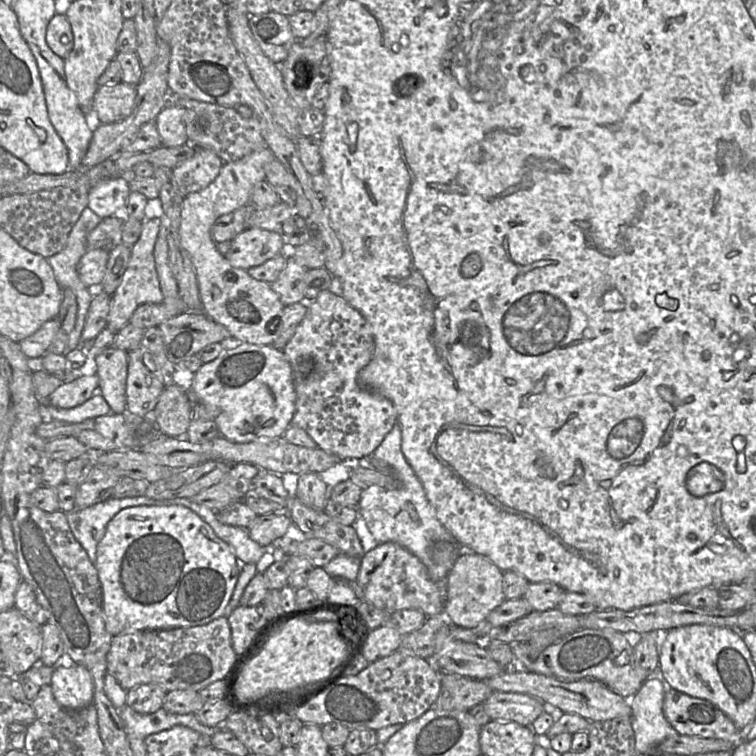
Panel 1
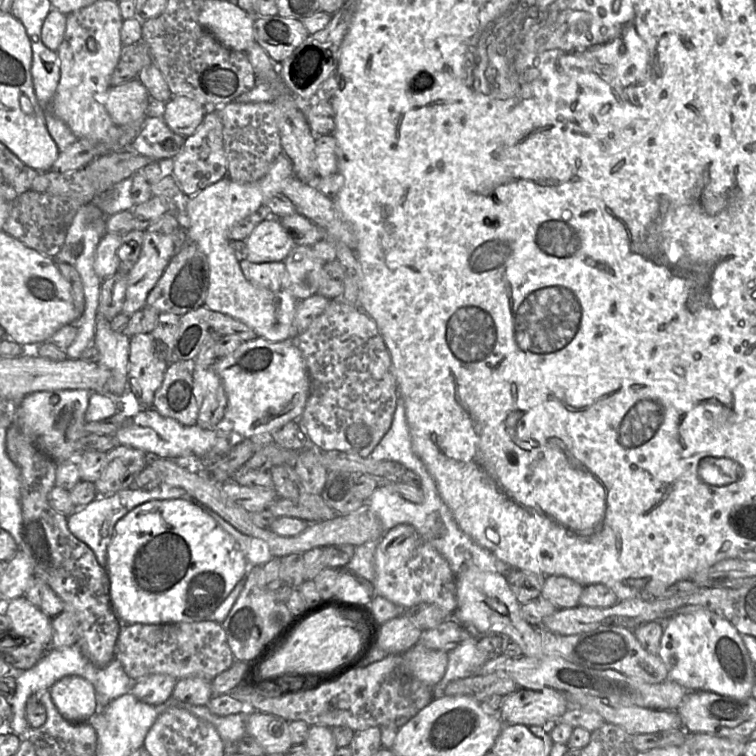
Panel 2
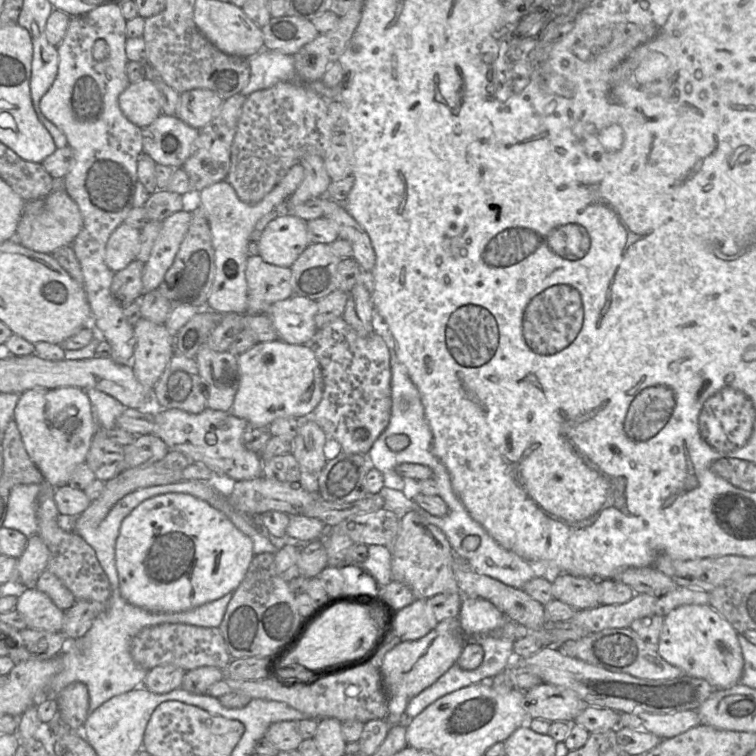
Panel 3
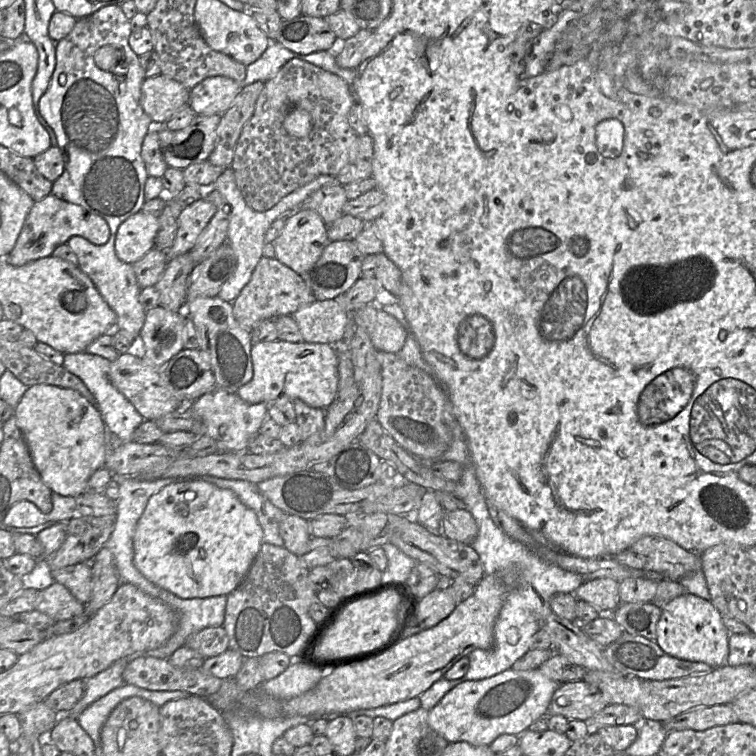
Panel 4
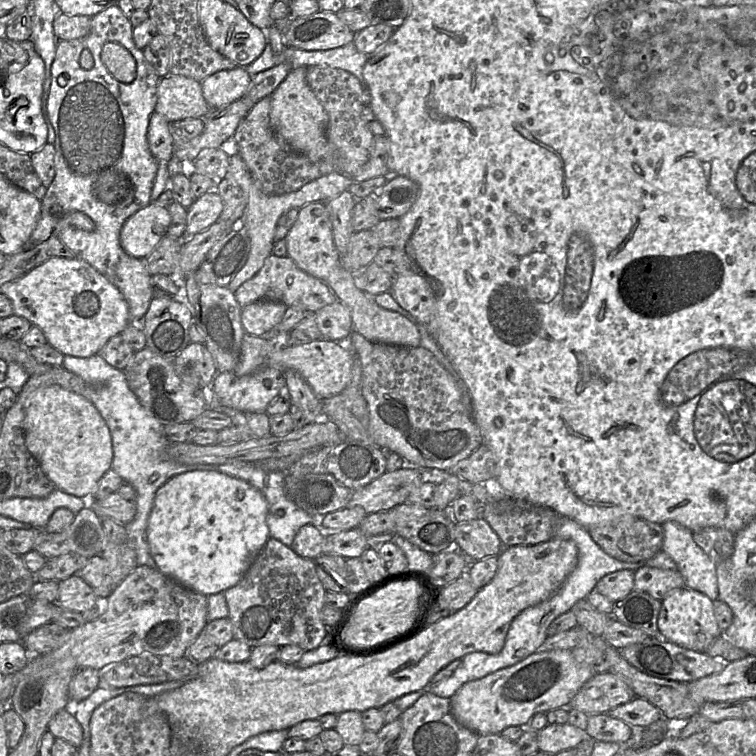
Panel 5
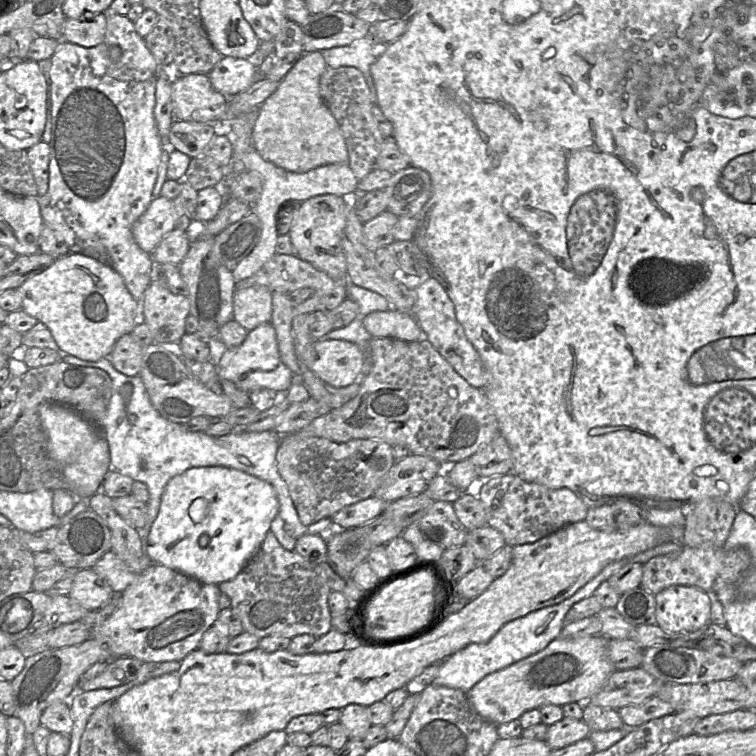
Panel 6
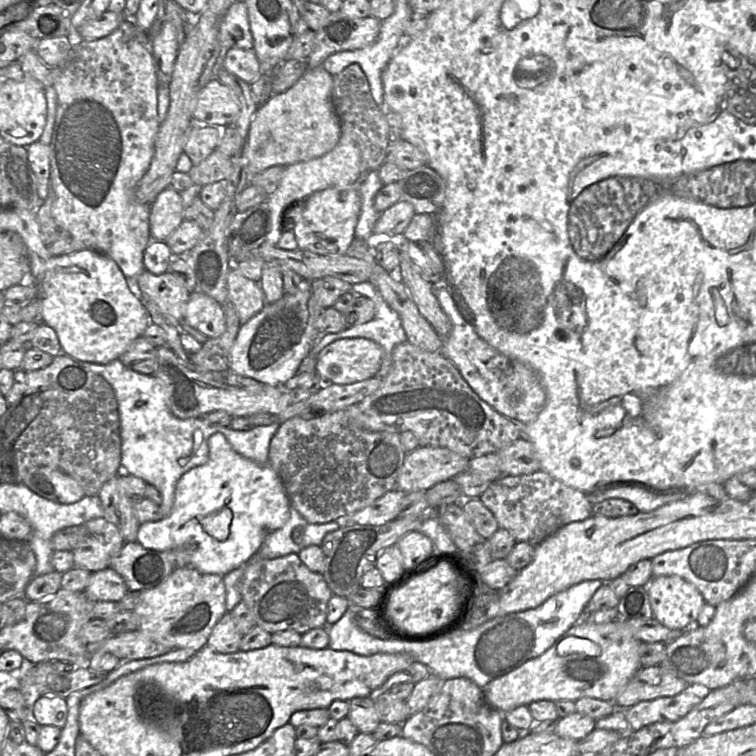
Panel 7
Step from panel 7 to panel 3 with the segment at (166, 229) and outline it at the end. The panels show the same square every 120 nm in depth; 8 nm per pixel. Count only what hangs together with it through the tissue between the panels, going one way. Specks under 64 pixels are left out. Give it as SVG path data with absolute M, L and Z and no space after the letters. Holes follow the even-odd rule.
M120 224L109 237L105 250L105 263L114 273L132 263L140 250L140 229Z

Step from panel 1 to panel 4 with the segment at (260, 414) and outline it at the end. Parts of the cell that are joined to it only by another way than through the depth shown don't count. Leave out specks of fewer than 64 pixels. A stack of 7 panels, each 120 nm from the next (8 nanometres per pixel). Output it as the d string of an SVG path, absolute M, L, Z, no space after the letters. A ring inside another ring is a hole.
M261 341L251 347L253 375L236 394L250 404L271 404L281 396L300 399L314 408L326 409L338 391L338 355L332 344Z

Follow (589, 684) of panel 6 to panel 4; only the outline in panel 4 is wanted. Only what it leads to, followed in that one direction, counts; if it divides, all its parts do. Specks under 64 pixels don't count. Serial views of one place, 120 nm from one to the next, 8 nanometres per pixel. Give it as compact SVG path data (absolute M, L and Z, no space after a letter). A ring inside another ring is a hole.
M538 668L505 670L482 680L460 683L428 712L428 724L448 743L468 742L489 746L498 736L520 736L538 718L547 715L548 707L559 683L546 677Z

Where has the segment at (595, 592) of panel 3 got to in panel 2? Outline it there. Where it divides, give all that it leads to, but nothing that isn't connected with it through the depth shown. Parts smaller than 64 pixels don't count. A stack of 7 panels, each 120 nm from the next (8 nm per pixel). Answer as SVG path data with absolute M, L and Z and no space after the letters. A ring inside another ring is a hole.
M548 576L541 590L540 597L551 602L558 610L574 608L584 586L565 576Z

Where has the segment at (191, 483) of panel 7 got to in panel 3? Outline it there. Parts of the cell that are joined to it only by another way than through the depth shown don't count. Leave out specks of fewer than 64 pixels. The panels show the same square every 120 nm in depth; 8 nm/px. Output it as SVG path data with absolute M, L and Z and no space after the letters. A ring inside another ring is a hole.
M186 493L144 500L122 521L115 546L121 596L153 612L181 612L234 591L254 558L253 542L221 511Z

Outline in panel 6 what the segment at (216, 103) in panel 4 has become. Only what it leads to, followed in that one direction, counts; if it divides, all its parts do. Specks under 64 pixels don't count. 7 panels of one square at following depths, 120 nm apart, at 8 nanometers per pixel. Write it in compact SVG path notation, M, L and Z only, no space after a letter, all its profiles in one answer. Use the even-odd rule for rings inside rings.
M223 56L208 76L217 91L226 97L233 97L257 81L257 70L258 67L248 58Z

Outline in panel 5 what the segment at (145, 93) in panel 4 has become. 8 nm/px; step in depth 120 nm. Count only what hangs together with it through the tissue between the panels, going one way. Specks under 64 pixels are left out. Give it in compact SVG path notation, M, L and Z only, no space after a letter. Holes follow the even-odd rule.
M173 74L161 78L155 111L169 122L204 118L211 110L203 96L201 82Z

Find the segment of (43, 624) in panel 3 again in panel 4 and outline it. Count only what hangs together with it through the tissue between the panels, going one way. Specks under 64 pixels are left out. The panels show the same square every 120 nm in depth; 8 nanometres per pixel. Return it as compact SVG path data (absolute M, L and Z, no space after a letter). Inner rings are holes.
M54 582L39 591L36 610L57 622L84 614L86 604L78 601L64 585Z

